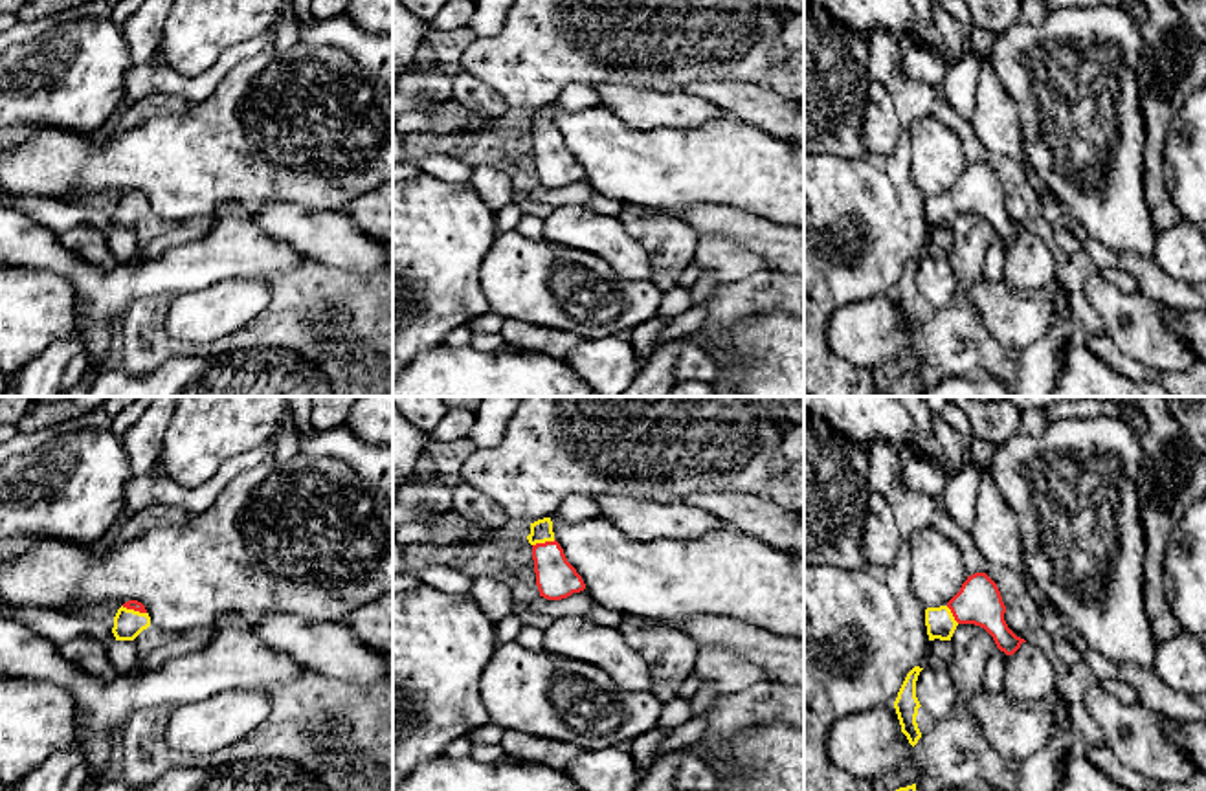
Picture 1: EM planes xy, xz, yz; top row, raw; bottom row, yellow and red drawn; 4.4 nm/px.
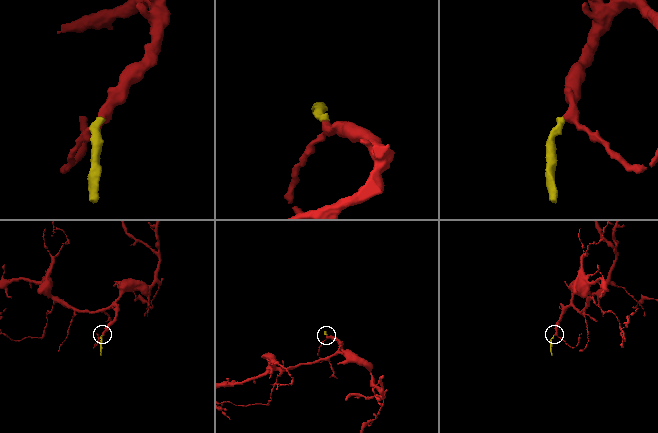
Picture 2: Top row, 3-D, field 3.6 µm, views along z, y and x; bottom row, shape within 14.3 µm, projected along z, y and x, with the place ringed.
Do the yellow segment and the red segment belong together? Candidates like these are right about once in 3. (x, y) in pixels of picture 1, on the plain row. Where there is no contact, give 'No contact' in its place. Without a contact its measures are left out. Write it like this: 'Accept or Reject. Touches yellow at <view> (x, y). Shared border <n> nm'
Accept. Touches yellow at xz (544, 131). Shared border 110 nm

